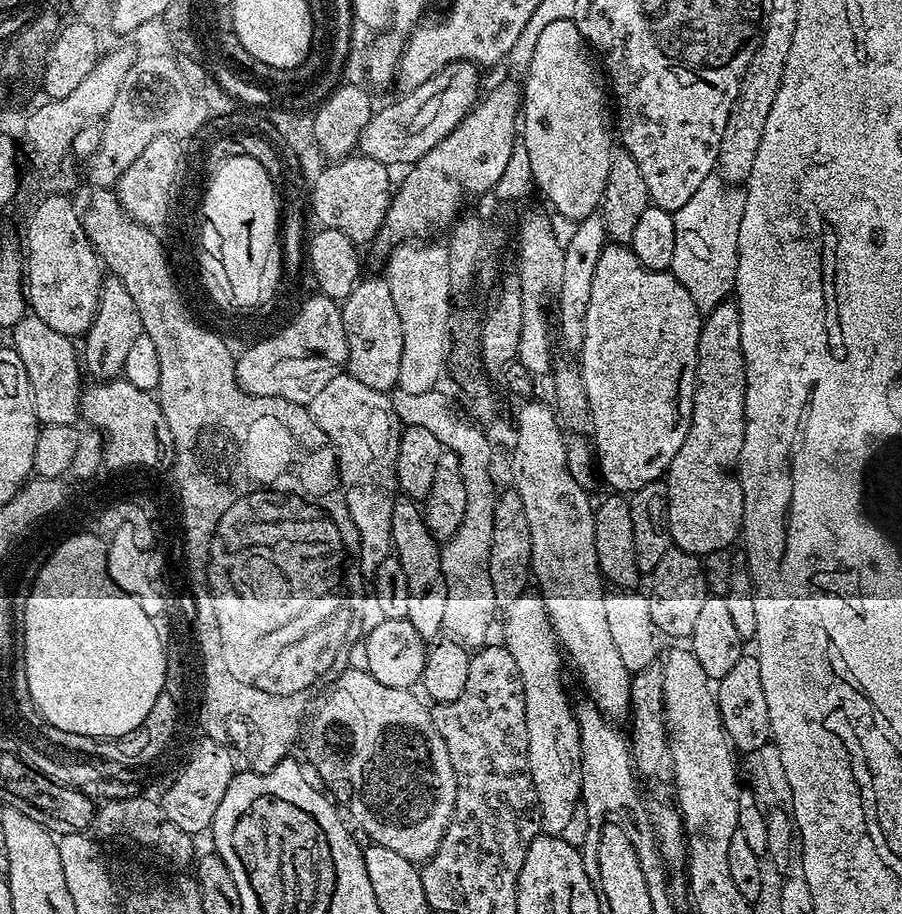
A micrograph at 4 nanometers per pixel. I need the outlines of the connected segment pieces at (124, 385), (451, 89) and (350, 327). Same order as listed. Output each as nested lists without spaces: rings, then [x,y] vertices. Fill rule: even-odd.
[[[123,378],[92,382],[89,385],[89,388],[87,385],[80,394],[80,416],[83,419],[95,420],[96,424],[105,425],[112,432],[109,441],[109,463],[114,465],[172,463],[174,457],[170,426],[153,393],[138,390],[138,386],[130,386],[130,382]]]
[[[459,60],[438,70],[438,74],[422,82],[418,90],[403,93],[399,97],[401,100],[385,108],[377,107],[370,122],[366,122],[366,130],[362,130],[360,135],[359,155],[369,156],[389,166],[411,166],[430,154],[430,150],[434,150],[434,146],[438,146],[438,142],[442,142],[442,138],[446,138],[446,134],[453,132],[458,122],[462,122],[481,95],[480,72],[477,65]]]
[[[383,275],[361,279],[342,302],[340,313],[348,347],[347,375],[358,378],[358,382],[370,386],[370,390],[391,393],[398,385],[398,370],[402,366],[402,318],[398,318],[398,310],[394,310],[394,297],[390,295],[387,279]]]

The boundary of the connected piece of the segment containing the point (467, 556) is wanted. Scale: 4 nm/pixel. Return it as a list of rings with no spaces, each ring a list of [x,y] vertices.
[[[397,387],[391,393],[392,405],[396,411],[396,416],[401,422],[407,421],[414,426],[422,426],[438,438],[438,442],[447,451],[458,454],[460,465],[462,466],[462,478],[466,482],[466,514],[464,521],[460,523],[455,534],[447,537],[443,541],[440,549],[440,565],[442,574],[446,582],[446,614],[444,615],[443,631],[451,639],[457,640],[469,650],[485,647],[489,643],[488,631],[492,628],[492,619],[497,619],[498,601],[494,594],[494,586],[490,582],[490,542],[492,541],[492,518],[494,516],[494,506],[498,495],[498,487],[492,481],[492,472],[488,467],[492,464],[492,444],[488,441],[486,433],[475,428],[472,424],[467,424],[452,409],[452,400],[446,393],[440,392],[439,387],[426,390],[422,394],[406,394],[406,390]]]

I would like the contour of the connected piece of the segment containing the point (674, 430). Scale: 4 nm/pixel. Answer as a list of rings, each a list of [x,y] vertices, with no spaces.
[[[605,243],[602,254],[598,258],[598,266],[594,266],[594,280],[590,282],[590,304],[586,306],[586,332],[584,341],[578,350],[578,365],[582,374],[582,382],[586,386],[588,409],[592,415],[591,439],[594,441],[594,460],[598,465],[598,472],[604,475],[611,491],[616,494],[631,494],[650,482],[660,480],[667,473],[674,454],[678,454],[678,446],[686,442],[686,430],[690,426],[692,417],[692,399],[696,385],[696,355],[698,354],[698,338],[702,313],[698,306],[694,306],[694,298],[686,291],[686,286],[678,282],[671,271],[659,272],[650,270],[638,262],[631,247],[622,244]]]

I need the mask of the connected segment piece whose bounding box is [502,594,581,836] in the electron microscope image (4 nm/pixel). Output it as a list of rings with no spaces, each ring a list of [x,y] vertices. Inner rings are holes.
[[[523,594],[516,596],[514,599],[507,601],[505,610],[502,612],[502,620],[504,616],[504,637],[502,643],[505,648],[510,650],[510,654],[514,654],[514,662],[518,662],[518,674],[522,674],[522,686],[524,687],[524,697],[526,698],[526,734],[528,735],[528,769],[532,775],[534,782],[534,790],[536,797],[540,803],[540,826],[541,829],[549,836],[559,836],[567,833],[567,828],[571,826],[572,819],[578,816],[578,805],[581,803],[580,799],[580,739],[578,738],[578,726],[576,725],[576,718],[574,715],[573,705],[568,705],[568,696],[564,693],[564,684],[560,681],[560,660],[562,661],[558,641],[555,633],[551,629],[551,624],[548,621],[548,615],[544,609],[544,599],[538,594]]]

